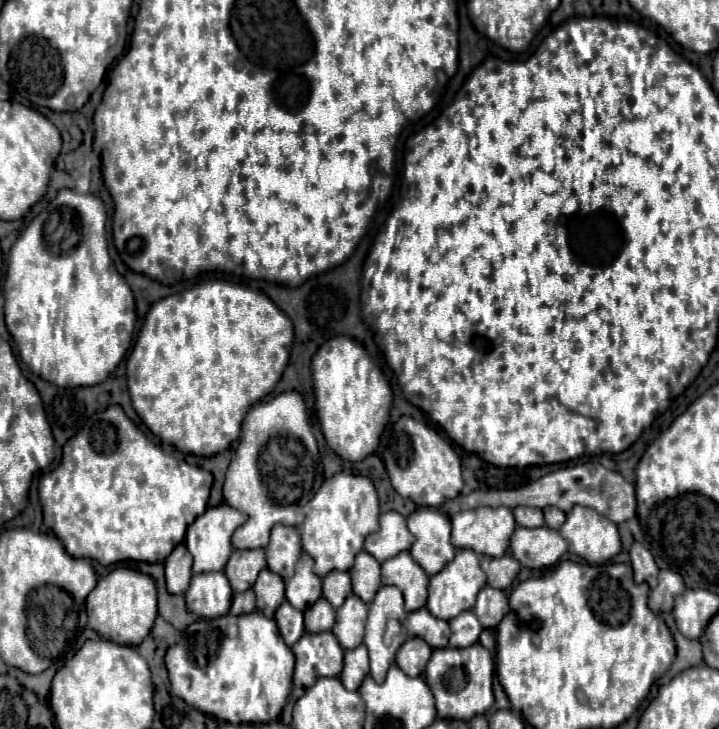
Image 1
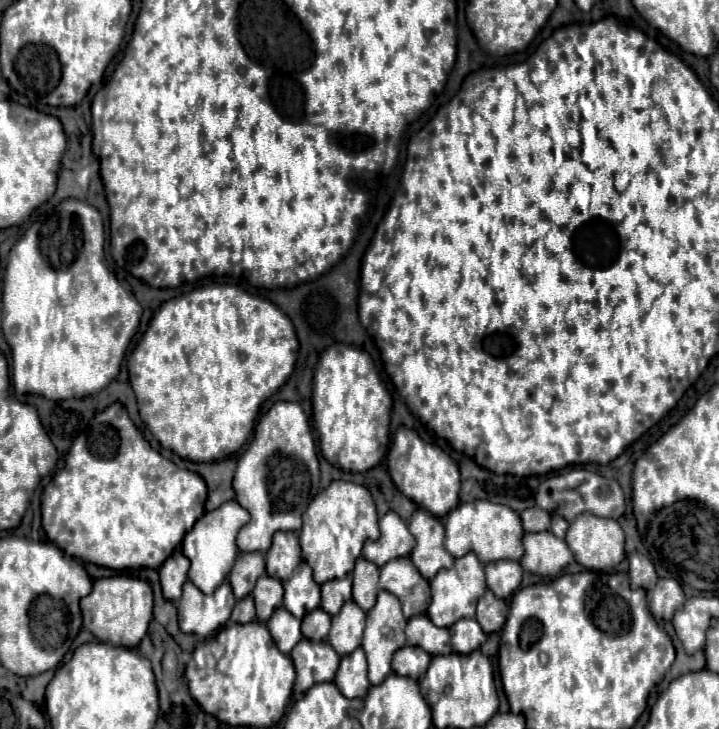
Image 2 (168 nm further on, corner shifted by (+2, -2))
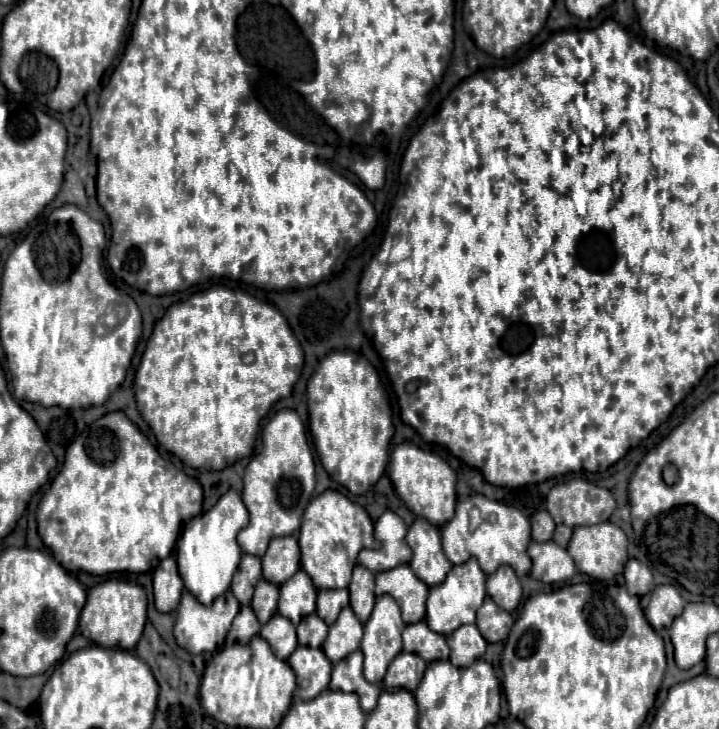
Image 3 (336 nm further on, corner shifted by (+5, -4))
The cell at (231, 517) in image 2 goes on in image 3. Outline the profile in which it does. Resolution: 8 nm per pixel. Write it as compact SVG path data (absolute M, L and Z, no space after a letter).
M229 490L209 512L191 518L183 528L183 534L177 542L179 574L185 588L191 590L191 594L195 594L195 598L199 598L199 602L205 606L229 590L235 566L239 566L241 558L237 534L243 526L247 526L247 522L249 514L241 502L241 496L235 490Z

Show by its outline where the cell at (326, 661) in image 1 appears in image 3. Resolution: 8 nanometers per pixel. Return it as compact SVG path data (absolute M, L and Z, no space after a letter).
M297 646L287 662L297 674L297 698L315 698L315 694L323 692L329 686L331 662L321 648Z

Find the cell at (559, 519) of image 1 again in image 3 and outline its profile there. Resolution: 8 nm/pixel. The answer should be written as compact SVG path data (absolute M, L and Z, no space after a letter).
M557 526L555 528L555 534L553 534L553 540L559 544L559 546L563 546L563 548L567 548L567 542L569 542L569 538L571 538L571 534L573 534L573 530L569 528L569 526Z

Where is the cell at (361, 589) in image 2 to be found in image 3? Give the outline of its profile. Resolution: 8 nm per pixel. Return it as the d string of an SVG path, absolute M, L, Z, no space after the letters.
M357 564L349 584L351 608L361 622L367 622L375 604L375 574L365 566Z

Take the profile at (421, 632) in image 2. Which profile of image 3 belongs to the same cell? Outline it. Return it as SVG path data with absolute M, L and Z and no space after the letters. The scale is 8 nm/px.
M423 620L417 624L409 624L403 630L403 644L407 652L419 654L425 662L449 658L449 646L445 636L429 630L429 626Z

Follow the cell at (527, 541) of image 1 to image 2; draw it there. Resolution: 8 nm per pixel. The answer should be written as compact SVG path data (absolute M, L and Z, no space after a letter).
M552 532L524 534L522 542L524 542L524 558L520 560L520 564L524 570L532 574L554 578L574 560L566 542L556 538Z

